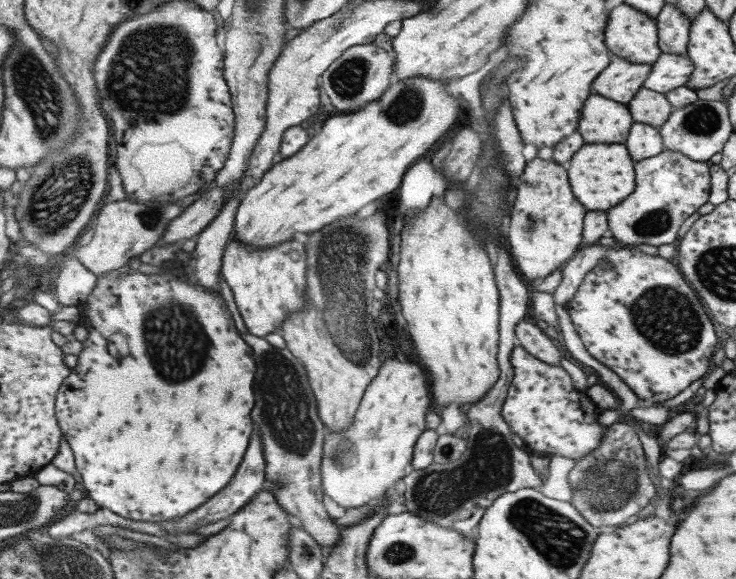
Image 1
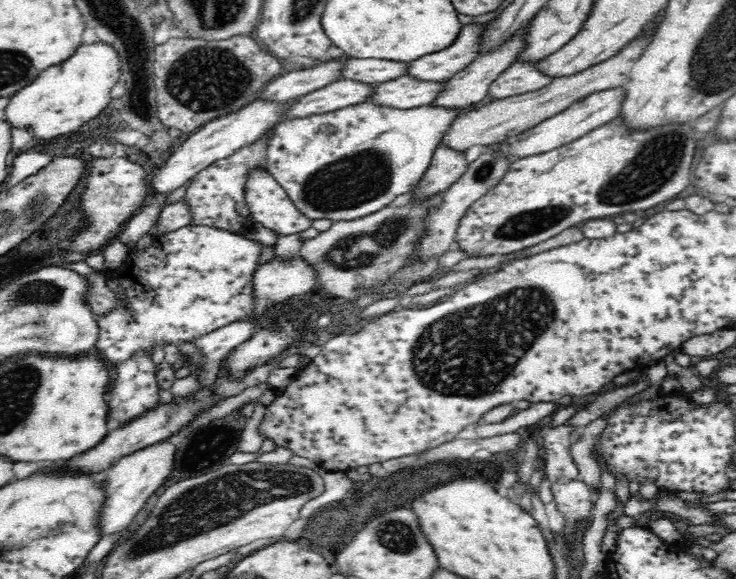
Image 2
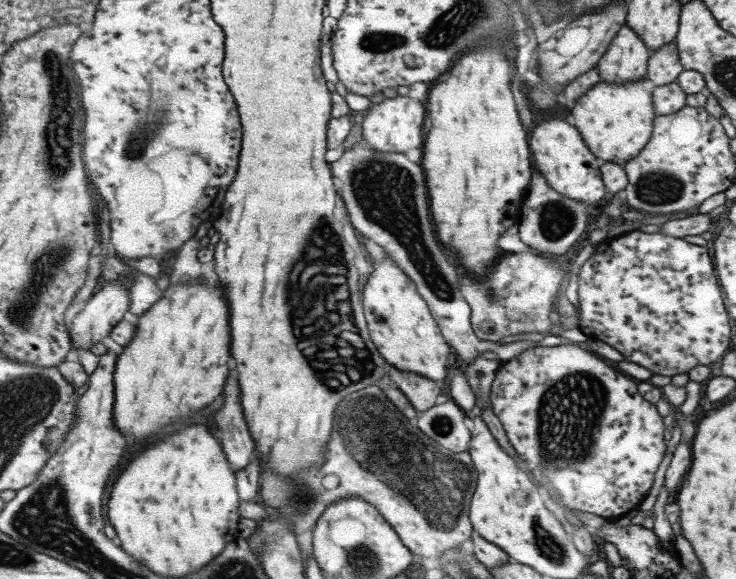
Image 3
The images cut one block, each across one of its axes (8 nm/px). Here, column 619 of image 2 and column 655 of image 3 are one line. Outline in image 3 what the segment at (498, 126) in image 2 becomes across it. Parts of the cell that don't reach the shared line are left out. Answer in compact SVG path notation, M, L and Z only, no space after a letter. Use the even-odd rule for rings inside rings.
M669 42L668 45L661 47L661 49L651 52L649 58L647 77L655 86L668 85L675 81L684 70L676 50L676 42Z

